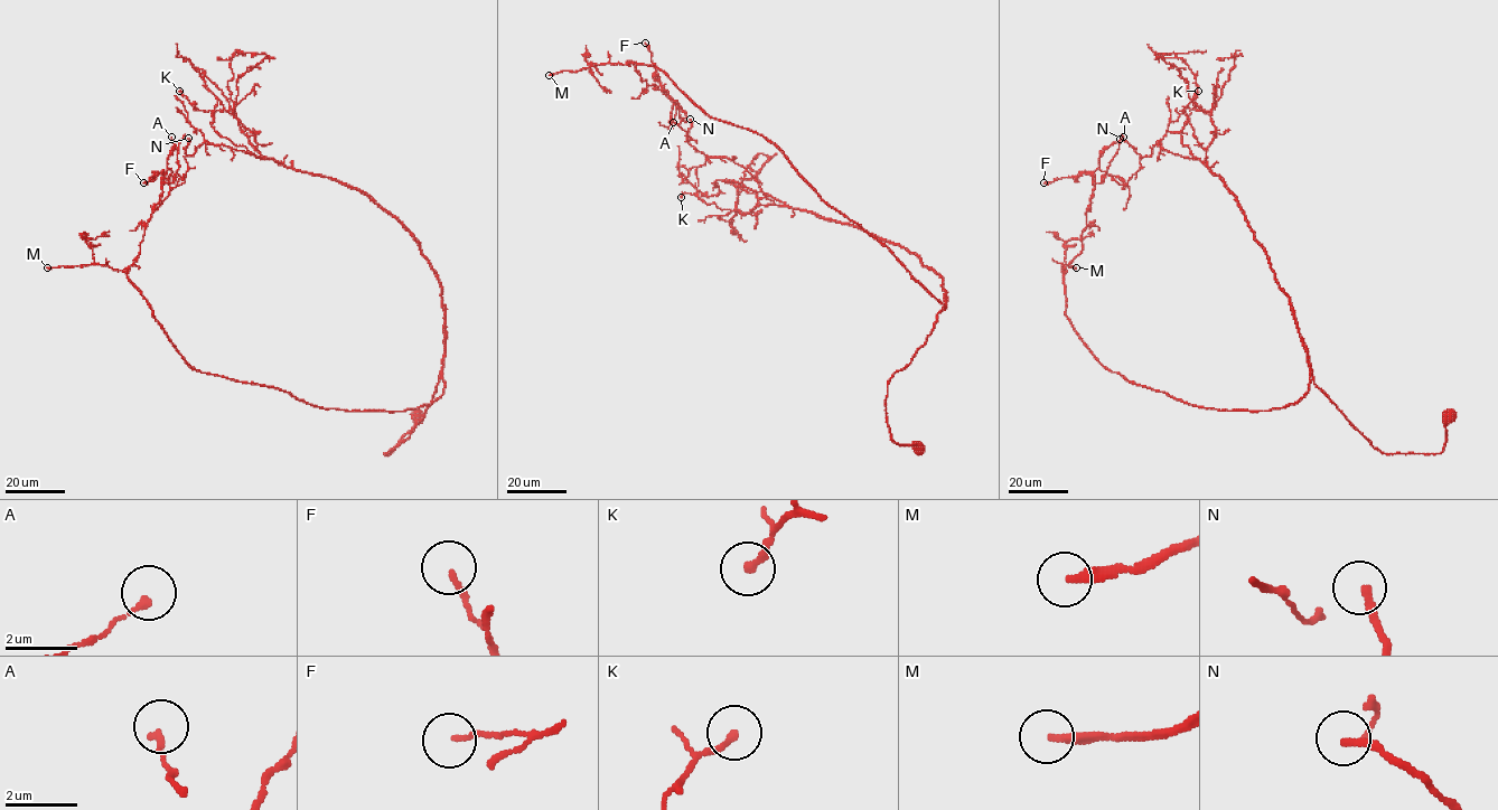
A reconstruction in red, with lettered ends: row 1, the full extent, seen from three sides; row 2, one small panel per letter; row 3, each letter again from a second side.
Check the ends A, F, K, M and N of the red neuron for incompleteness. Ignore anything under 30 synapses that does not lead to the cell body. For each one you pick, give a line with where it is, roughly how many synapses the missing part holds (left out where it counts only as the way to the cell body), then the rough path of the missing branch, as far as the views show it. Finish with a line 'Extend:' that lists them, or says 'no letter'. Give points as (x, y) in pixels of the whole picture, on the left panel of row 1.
M: (47, 267) | 200 syn
Extend: M

